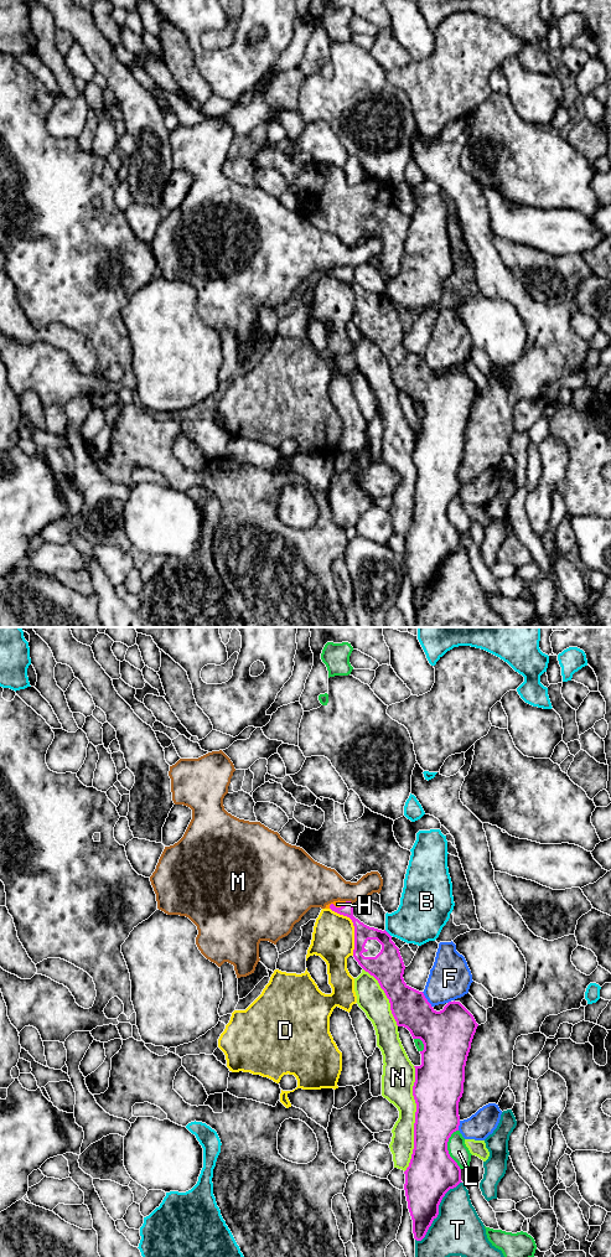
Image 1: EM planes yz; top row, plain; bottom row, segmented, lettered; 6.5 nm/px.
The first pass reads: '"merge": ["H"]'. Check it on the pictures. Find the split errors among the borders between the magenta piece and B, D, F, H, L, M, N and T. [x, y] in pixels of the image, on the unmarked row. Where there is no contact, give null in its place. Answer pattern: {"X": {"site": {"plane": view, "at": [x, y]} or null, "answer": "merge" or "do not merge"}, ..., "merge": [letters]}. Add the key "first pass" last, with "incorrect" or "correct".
{"B": {"site": {"plane": "yz", "at": [388, 299]}, "answer": "do not merge"}, "D": {"site": {"plane": "yz", "at": [355, 293]}, "answer": "do not merge"}, "F": {"site": {"plane": "yz", "at": [426, 365]}, "answer": "do not merge"}, "H": {"site": {"plane": "yz", "at": [335, 272]}, "answer": "merge"}, "L": {"site": {"plane": "yz", "at": [446, 515]}, "answer": "do not merge"}, "M": {"site": {"plane": "yz", "at": [350, 267]}, "answer": "do not merge"}, "N": {"site": {"plane": "yz", "at": [415, 485]}, "answer": "do not merge"}, "T": {"site": {"plane": "yz", "at": [438, 577]}, "answer": "do not merge"}, "merge": ["H"], "first pass": "correct"}

